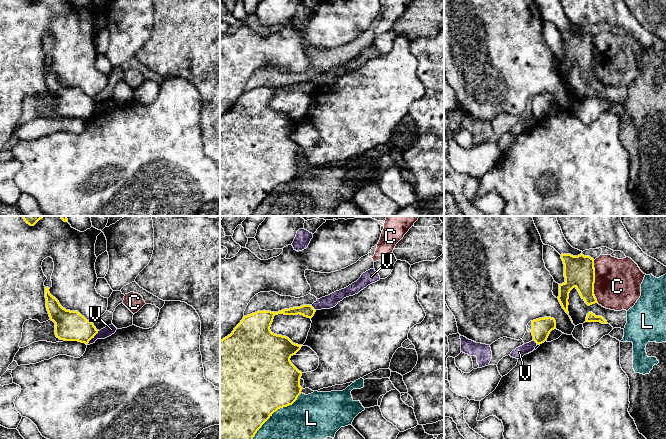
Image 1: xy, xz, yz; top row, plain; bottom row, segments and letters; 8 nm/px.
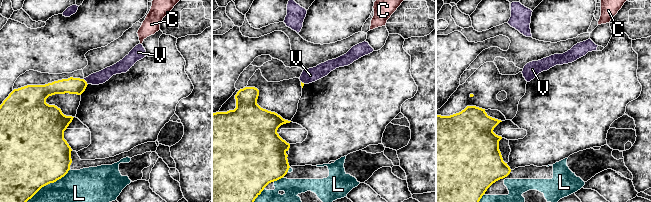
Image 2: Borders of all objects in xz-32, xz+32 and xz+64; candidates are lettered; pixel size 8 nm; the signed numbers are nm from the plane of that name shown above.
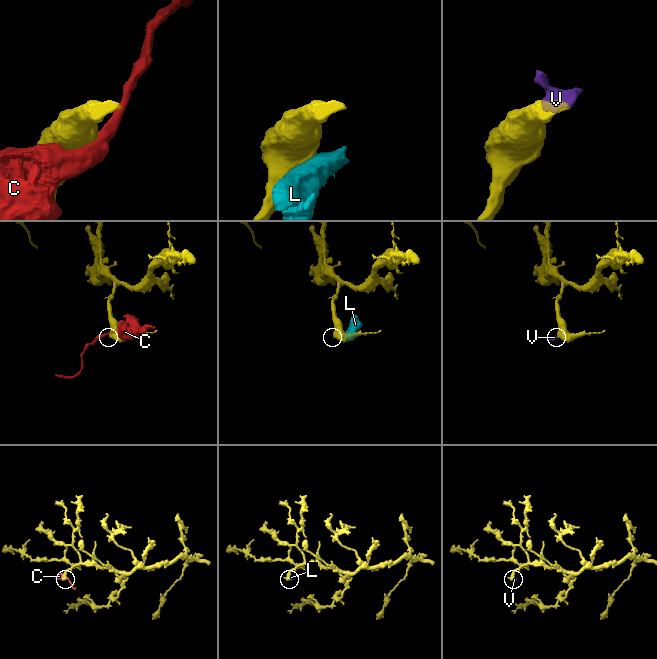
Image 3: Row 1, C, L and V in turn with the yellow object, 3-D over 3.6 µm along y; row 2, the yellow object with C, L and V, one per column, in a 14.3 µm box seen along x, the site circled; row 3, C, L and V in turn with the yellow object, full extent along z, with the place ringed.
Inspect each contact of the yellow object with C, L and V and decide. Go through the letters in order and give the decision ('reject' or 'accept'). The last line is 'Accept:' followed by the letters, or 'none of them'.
C: reject
L: reject
V: reject
Accept: none of them

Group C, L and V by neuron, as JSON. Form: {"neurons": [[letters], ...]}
{"neurons": [["C"], ["L"], ["V"]]}

